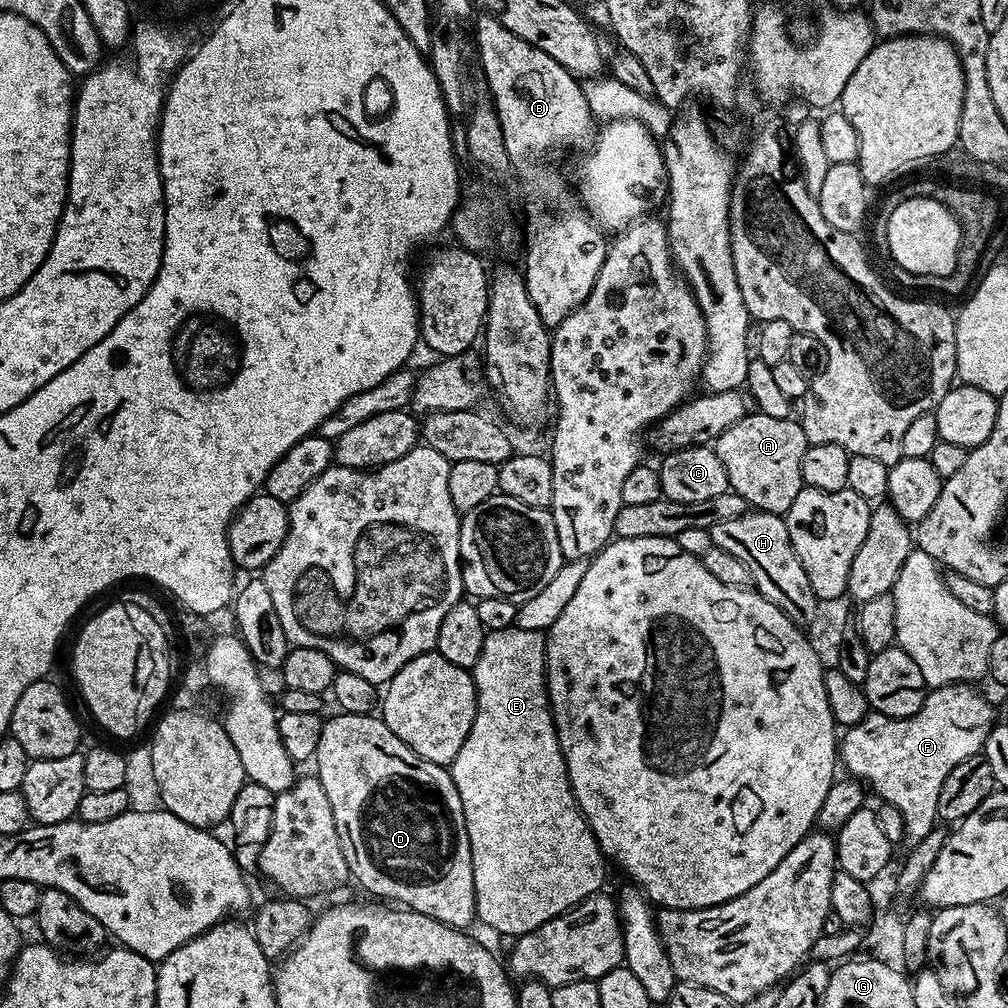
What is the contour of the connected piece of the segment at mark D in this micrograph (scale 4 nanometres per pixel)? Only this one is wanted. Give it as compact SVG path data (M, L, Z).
M340 712L336 716L327 717L324 720L324 729L320 735L320 741L316 747L314 757L314 774L322 782L322 790L326 790L326 798L330 798L330 810L334 810L334 826L338 826L338 838L342 842L342 854L346 854L346 866L349 877L357 880L372 896L381 896L384 902L395 902L405 909L426 914L438 922L442 922L451 928L461 930L471 929L476 915L476 894L474 892L474 862L470 854L470 838L466 834L466 818L462 814L462 798L458 798L458 786L454 786L454 778L451 771L445 765L435 764L426 758L422 758L398 734L394 734L384 725L379 715L350 714Z

